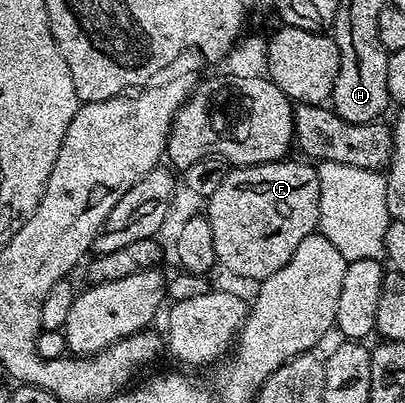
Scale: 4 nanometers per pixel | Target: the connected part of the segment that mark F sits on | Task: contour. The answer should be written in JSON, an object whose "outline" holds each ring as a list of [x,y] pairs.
{"outline":[[[303,159],[291,160],[232,168],[221,187],[217,187],[217,191],[213,191],[213,195],[205,201],[205,216],[209,219],[209,227],[213,227],[213,251],[216,262],[239,277],[248,277],[252,283],[263,281],[269,275],[273,275],[273,271],[281,271],[281,267],[285,267],[285,263],[293,259],[297,243],[301,243],[305,235],[316,232],[319,227],[318,168]]]}

